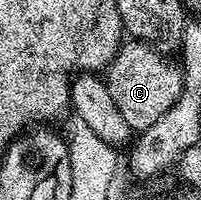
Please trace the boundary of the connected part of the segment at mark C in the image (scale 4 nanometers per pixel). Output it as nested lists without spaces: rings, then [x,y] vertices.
[[[133,39],[123,40],[118,54],[110,60],[104,80],[117,110],[131,131],[152,127],[182,96],[182,71],[177,60],[155,49],[153,45]]]

